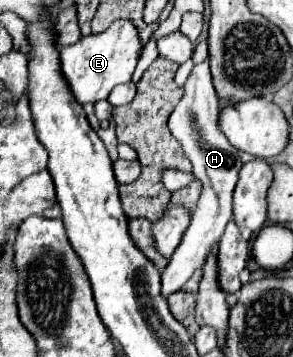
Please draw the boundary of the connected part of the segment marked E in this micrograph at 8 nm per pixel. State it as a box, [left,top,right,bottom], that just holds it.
[61,19,143,103]

